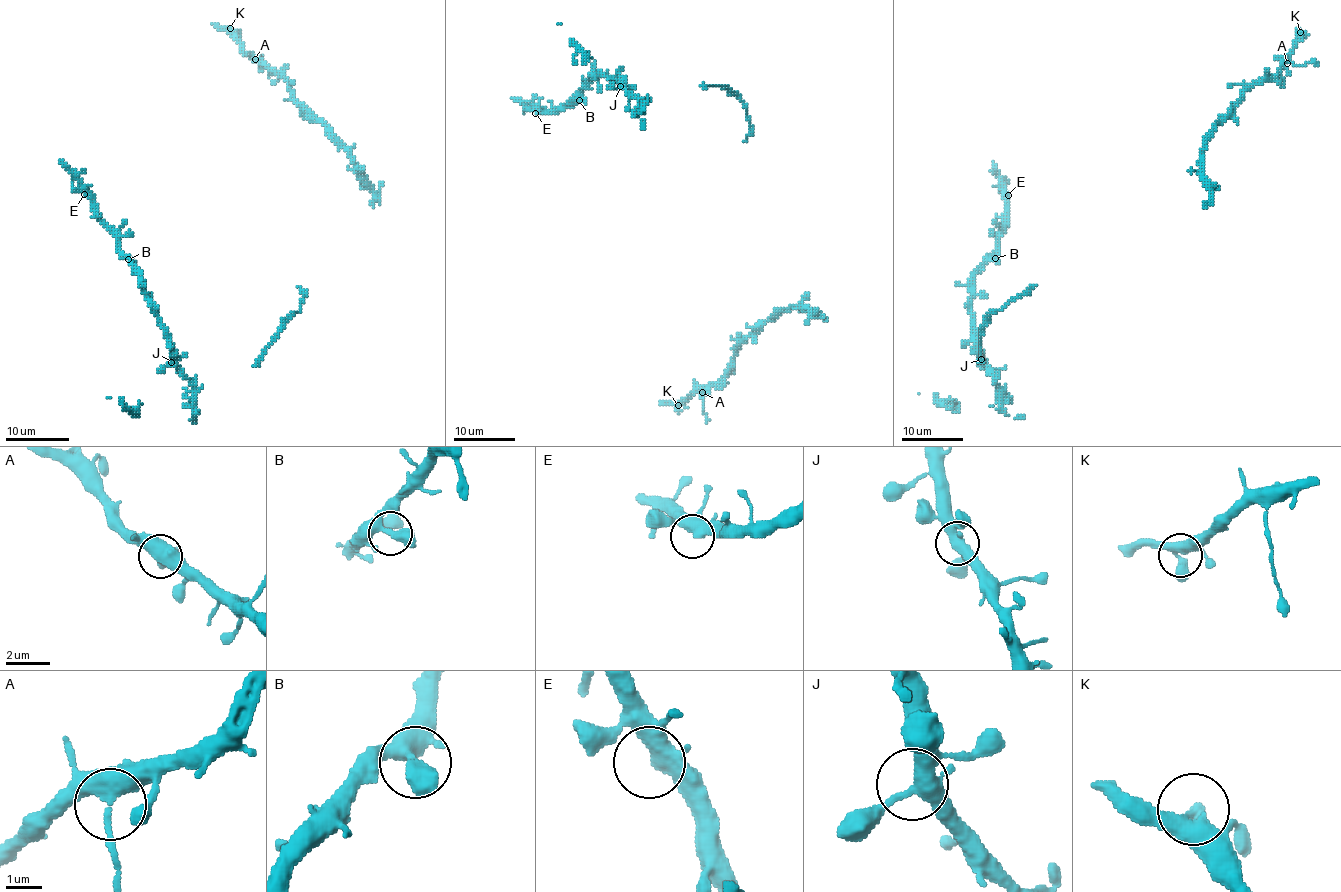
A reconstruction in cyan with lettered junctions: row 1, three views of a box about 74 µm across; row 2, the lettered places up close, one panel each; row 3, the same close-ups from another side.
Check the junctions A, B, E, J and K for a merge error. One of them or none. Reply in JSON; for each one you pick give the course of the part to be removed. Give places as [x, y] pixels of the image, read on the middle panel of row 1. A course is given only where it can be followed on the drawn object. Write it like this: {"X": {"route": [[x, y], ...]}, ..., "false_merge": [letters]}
{"A": {"route": [[702, 393], [707, 422]]}, "false_merge": ["A"]}

